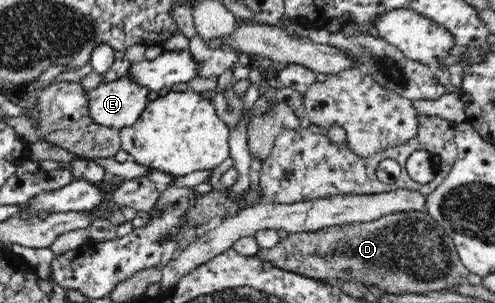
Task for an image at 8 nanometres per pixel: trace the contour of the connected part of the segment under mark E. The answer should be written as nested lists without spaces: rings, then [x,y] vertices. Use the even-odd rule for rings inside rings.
[[[129,77],[115,80],[115,82],[107,82],[107,84],[103,83],[87,94],[89,115],[93,122],[102,127],[119,130],[130,127],[139,120],[141,113],[146,109],[145,106],[148,106],[148,94],[147,88],[134,84],[132,78]]]

